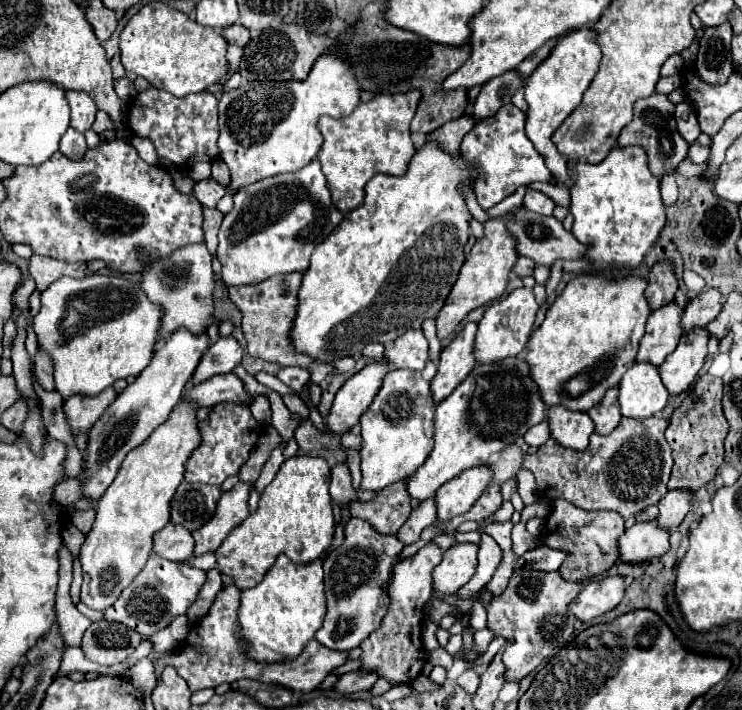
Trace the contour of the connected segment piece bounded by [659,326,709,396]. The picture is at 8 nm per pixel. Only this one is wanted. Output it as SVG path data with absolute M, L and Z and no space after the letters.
M697 326L681 336L675 352L671 352L659 366L661 380L671 396L681 394L695 380L707 358L707 342L709 330Z

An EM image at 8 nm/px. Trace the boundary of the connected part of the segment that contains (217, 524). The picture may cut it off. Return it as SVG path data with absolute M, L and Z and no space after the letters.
M237 482L233 490L223 492L213 518L203 528L193 532L195 556L209 550L217 550L219 544L229 536L229 532L249 516L247 500L251 488L253 482Z

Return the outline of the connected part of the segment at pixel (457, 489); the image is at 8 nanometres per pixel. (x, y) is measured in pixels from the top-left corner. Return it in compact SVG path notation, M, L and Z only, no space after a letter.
M477 466L473 470L461 472L457 478L453 478L453 482L445 482L445 486L441 486L441 490L435 494L439 522L447 522L453 516L465 514L491 480L493 470L489 466Z

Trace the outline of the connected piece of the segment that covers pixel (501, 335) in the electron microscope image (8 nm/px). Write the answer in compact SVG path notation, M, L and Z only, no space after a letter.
M517 288L509 296L501 298L499 302L493 302L485 316L479 320L479 330L475 338L475 358L477 362L497 362L507 356L517 356L531 334L535 316L537 316L539 304L535 302L535 294L529 288Z

